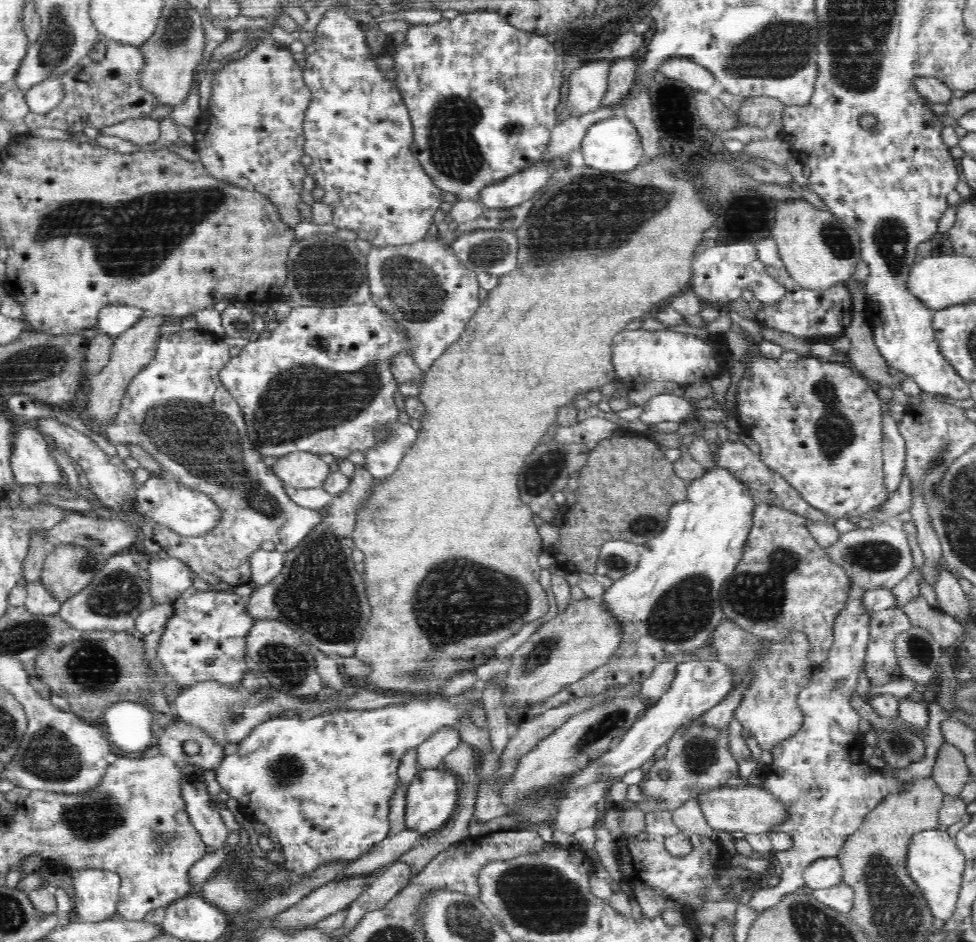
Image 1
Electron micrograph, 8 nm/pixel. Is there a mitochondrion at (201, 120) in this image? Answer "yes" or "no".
no

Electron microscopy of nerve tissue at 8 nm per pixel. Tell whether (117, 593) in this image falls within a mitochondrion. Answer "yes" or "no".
yes

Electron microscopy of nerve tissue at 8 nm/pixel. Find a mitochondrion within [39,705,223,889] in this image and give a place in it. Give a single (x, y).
(95, 820)

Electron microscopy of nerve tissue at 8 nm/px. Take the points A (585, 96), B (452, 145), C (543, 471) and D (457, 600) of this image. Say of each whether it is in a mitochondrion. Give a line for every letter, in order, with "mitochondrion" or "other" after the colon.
A: other
B: mitochondrion
C: mitochondrion
D: mitochondrion

